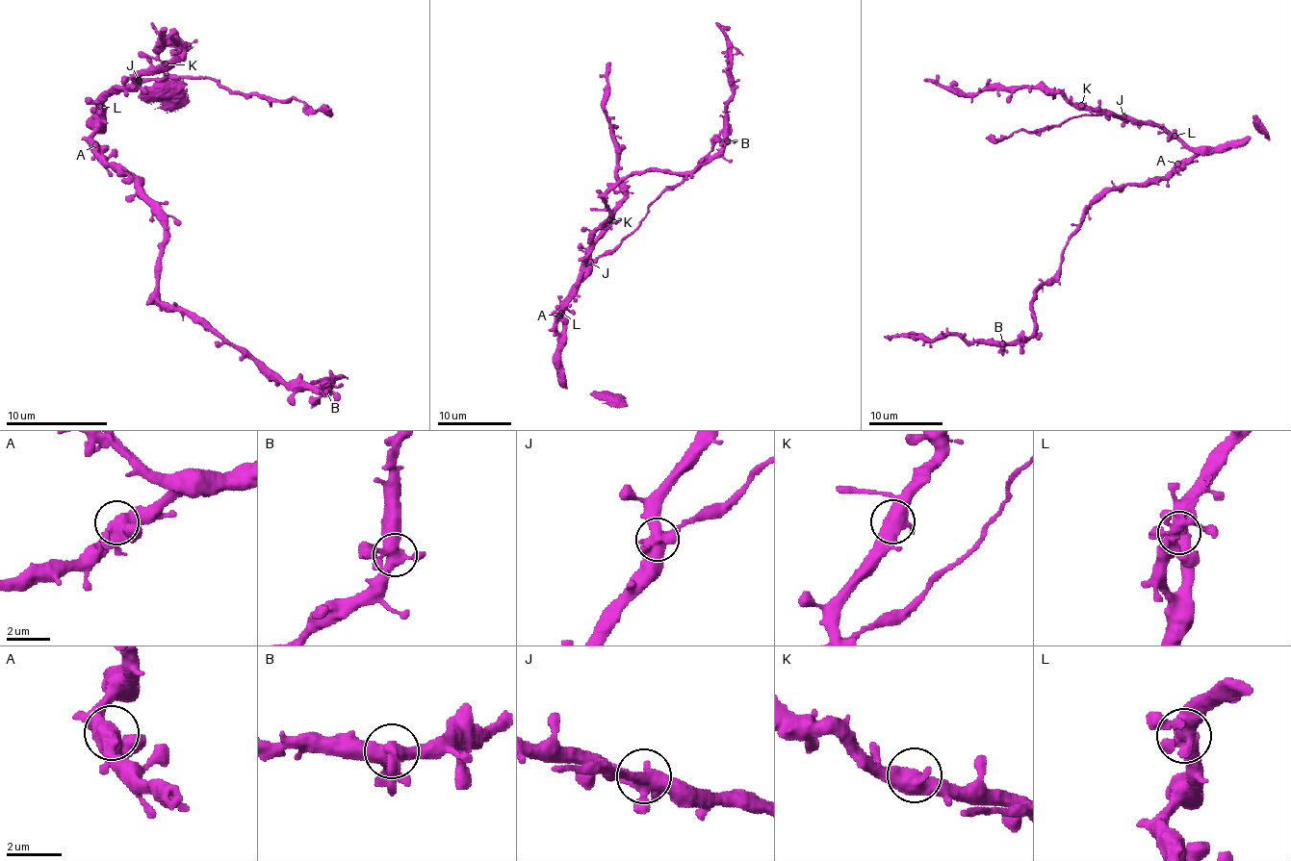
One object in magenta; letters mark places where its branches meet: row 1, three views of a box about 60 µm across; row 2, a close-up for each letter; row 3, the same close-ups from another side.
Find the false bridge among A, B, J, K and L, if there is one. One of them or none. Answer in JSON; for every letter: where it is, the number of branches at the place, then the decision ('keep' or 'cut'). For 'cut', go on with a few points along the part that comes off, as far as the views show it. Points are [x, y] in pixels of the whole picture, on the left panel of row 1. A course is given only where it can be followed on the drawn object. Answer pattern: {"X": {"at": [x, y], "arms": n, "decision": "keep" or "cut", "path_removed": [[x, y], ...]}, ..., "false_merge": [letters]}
{"A": {"at": [95, 144], "arms": 4, "decision": "keep"}, "B": {"at": [325, 391], "arms": 4, "decision": "keep"}, "J": {"at": [139, 80], "arms": 4, "decision": "cut", "path_removed": [[139, 79], [205, 76], [233, 91], [298, 99], [314, 110], [331, 110]]}, "K": {"at": [165, 63], "arms": 4, "decision": "keep"}, "L": {"at": [99, 106], "arms": 4, "decision": "keep"}, "false_merge": ["J"]}

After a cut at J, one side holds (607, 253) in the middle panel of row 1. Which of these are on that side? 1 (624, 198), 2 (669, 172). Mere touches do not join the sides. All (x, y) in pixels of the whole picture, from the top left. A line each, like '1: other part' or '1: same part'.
1: other part
2: other part

